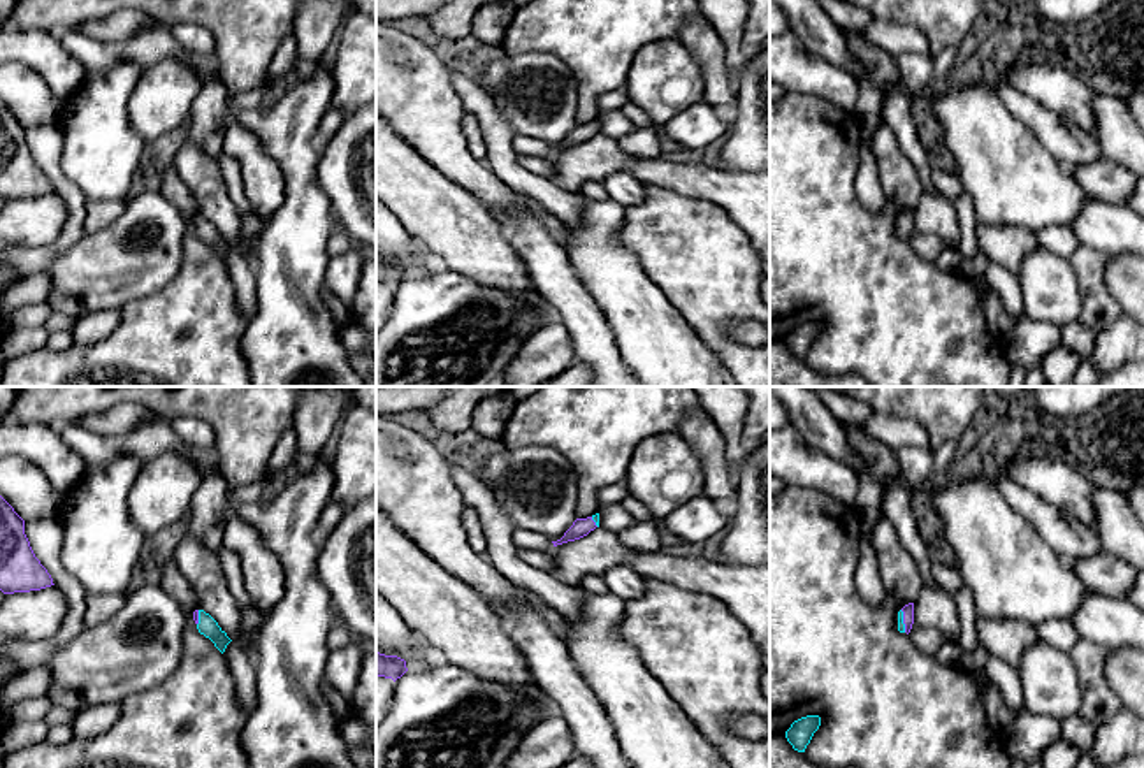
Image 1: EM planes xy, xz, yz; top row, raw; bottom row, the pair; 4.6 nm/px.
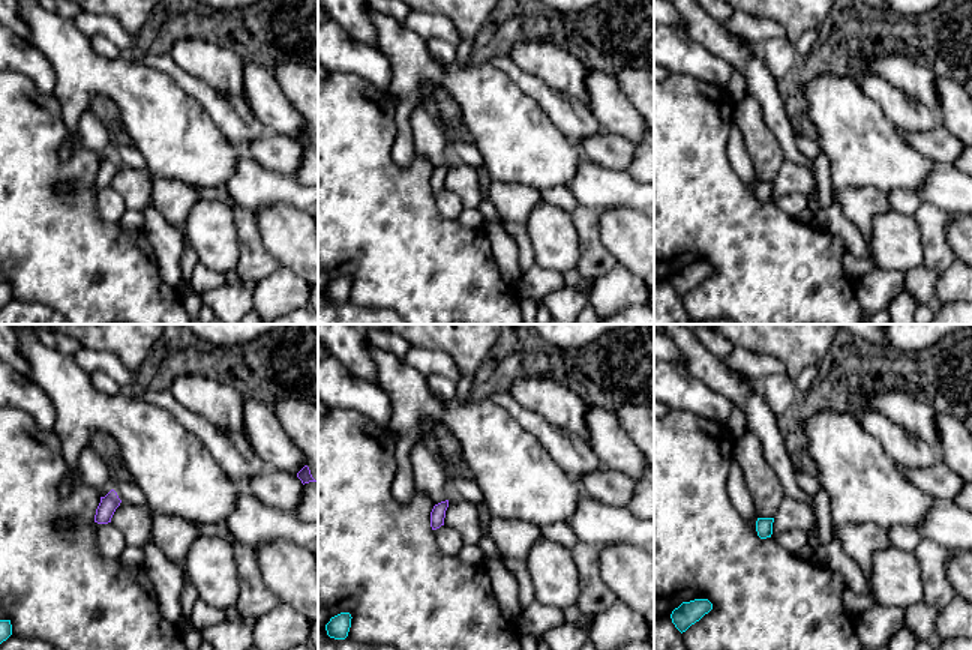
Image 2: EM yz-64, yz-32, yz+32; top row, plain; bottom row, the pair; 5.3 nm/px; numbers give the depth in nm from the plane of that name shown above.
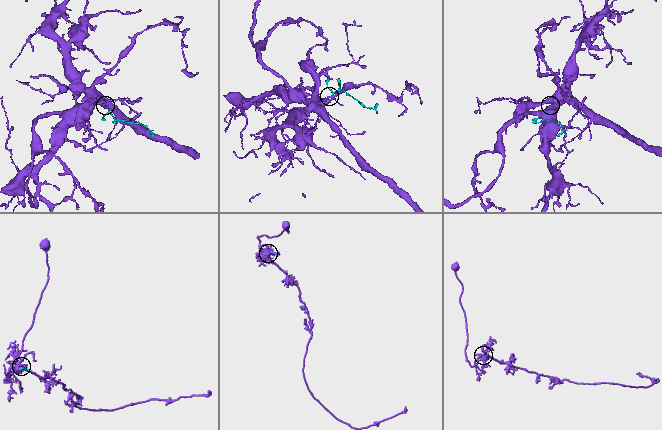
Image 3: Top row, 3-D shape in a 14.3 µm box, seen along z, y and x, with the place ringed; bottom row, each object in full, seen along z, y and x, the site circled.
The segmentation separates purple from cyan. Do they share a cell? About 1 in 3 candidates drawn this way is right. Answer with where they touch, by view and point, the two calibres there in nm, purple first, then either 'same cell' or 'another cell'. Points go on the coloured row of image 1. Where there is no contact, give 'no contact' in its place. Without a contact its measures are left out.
contact yz (904, 621); calibres 50 and 30 nm; same cell

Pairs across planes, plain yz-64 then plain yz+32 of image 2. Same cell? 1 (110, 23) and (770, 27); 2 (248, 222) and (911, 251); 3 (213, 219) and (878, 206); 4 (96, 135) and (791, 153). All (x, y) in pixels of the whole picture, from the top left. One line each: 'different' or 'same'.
1: same
2: different
3: different
4: different

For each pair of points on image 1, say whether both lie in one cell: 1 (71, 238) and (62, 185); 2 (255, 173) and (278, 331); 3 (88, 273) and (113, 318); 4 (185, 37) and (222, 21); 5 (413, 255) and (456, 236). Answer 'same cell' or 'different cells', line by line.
1: same cell
2: different cells
3: different cells
4: different cells
5: different cells

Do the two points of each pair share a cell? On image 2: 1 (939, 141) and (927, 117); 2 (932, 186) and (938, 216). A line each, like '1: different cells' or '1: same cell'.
1: different cells
2: different cells

